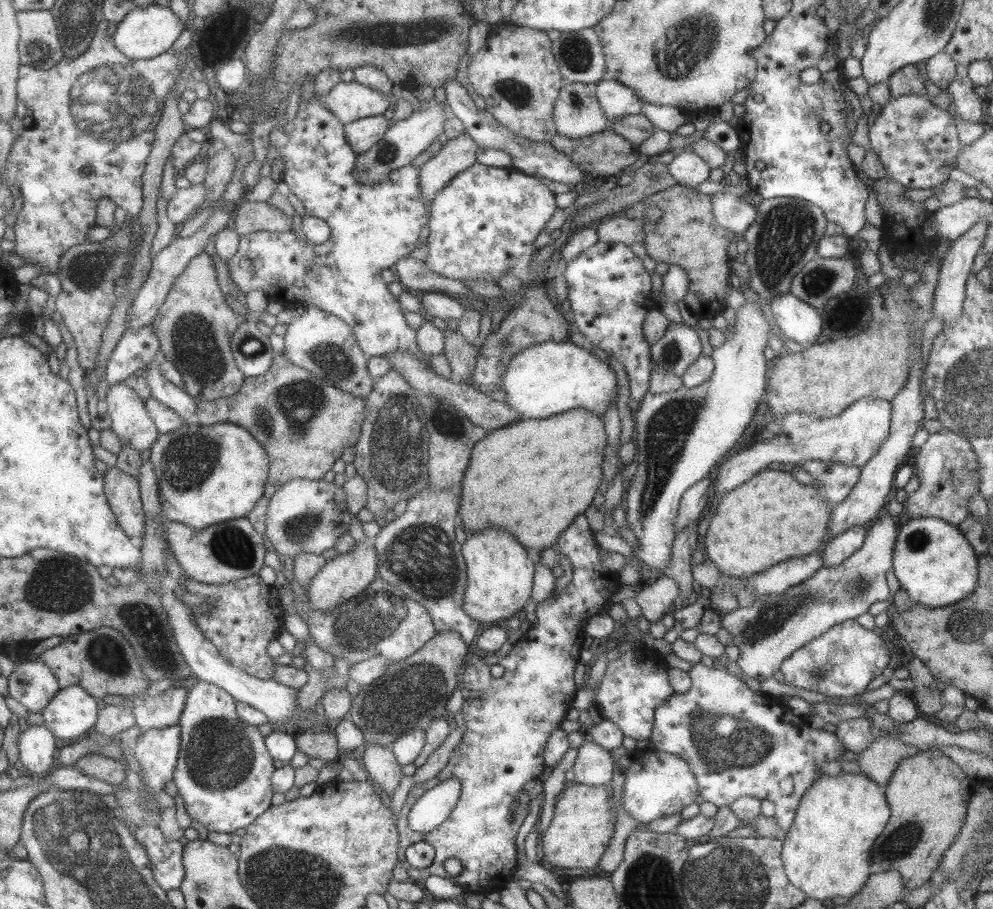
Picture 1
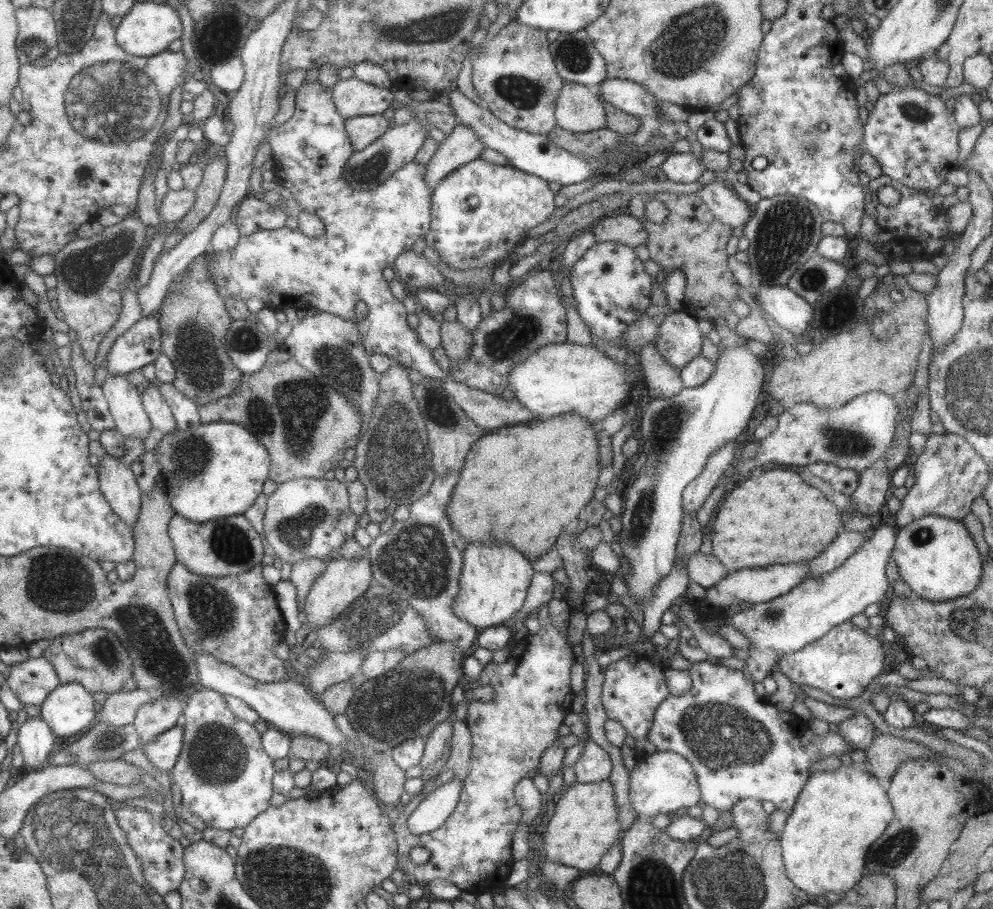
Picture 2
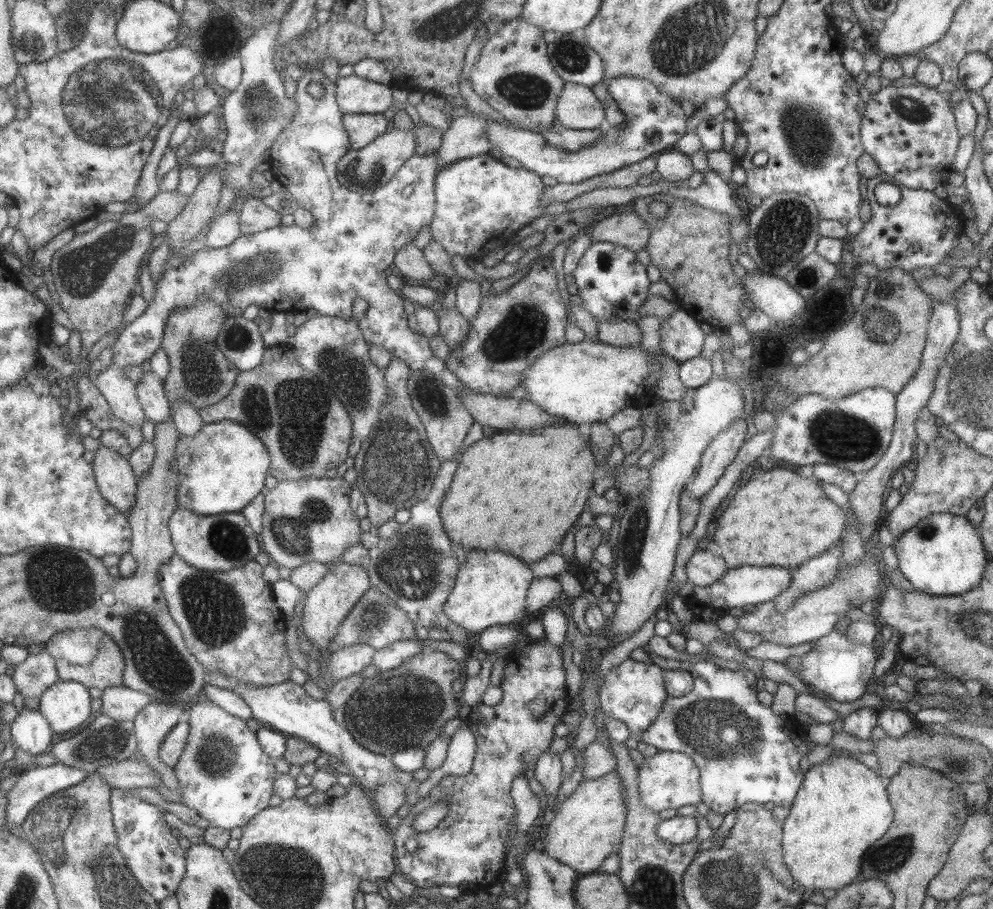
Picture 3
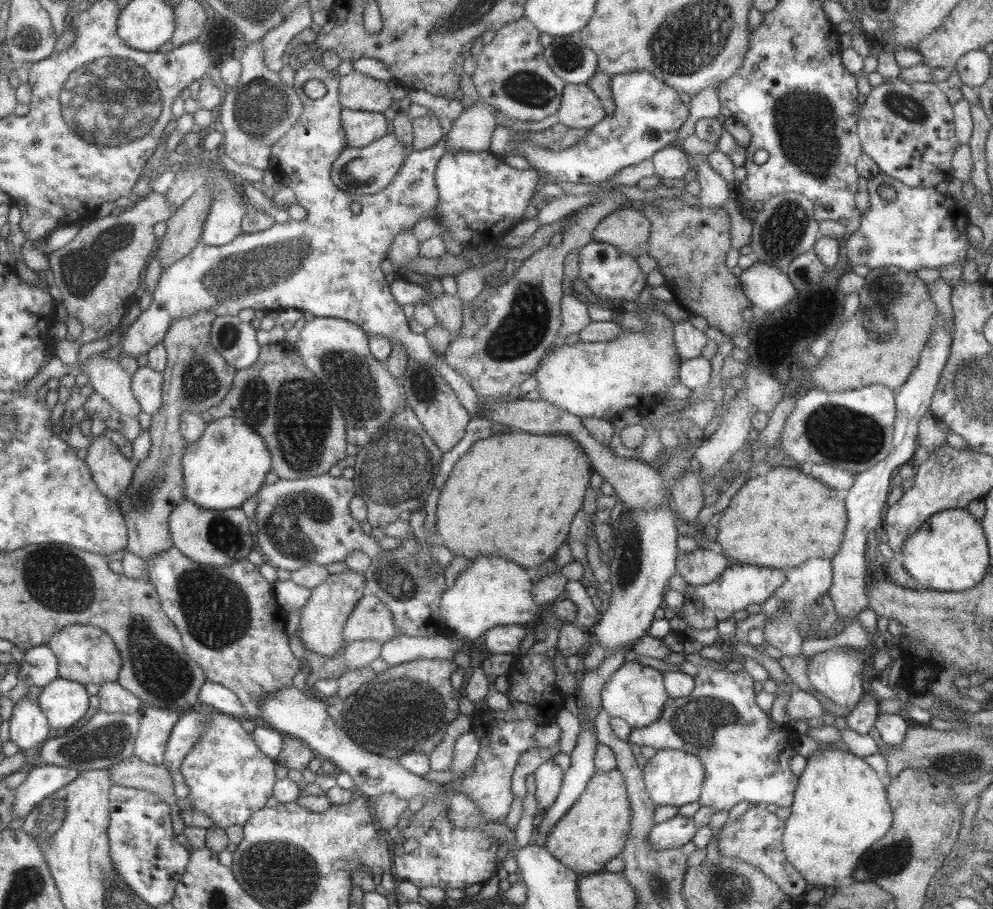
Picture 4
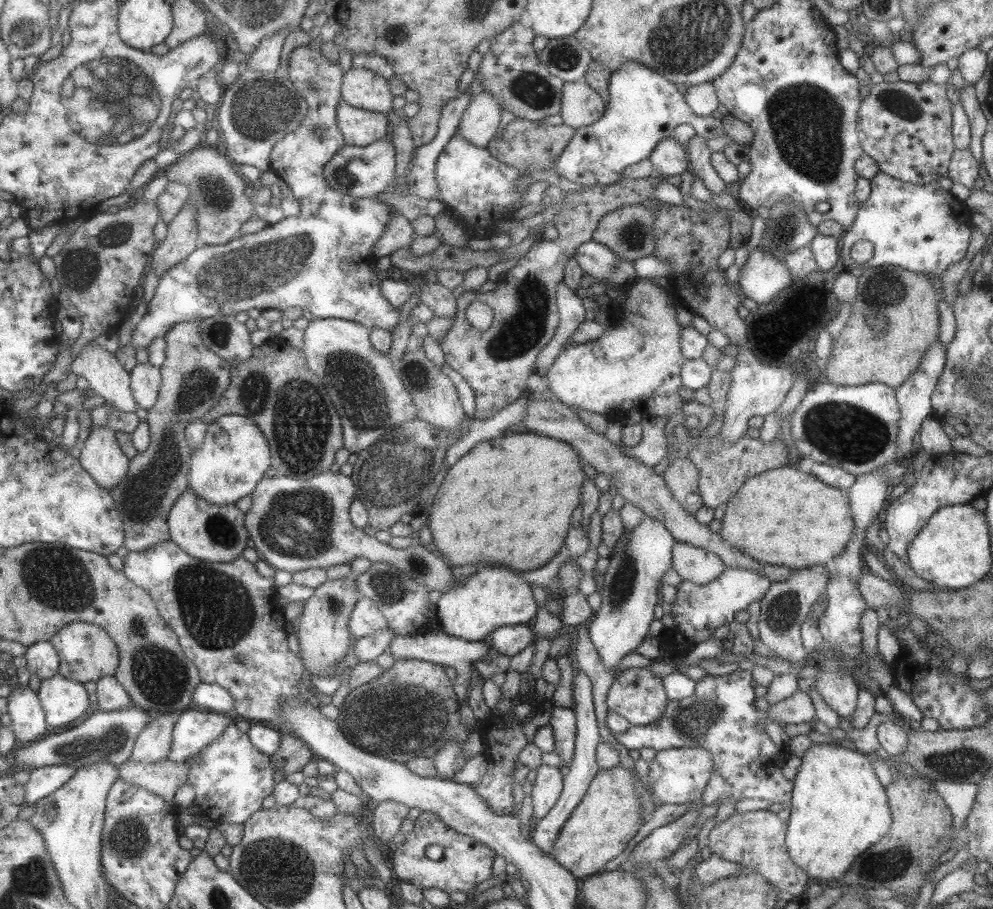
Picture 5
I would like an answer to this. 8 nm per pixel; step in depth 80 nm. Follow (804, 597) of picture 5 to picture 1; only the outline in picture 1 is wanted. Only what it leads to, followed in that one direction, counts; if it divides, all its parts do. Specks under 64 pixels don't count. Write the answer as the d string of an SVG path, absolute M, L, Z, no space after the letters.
M858 525L834 536L822 548L820 554L822 566L827 568L837 566L863 544L865 535L864 526Z

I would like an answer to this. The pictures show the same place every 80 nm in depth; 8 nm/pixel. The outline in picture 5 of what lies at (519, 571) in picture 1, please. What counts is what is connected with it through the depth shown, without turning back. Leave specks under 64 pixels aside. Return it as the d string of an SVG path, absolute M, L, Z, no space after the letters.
M485 566L473 575L462 578L433 605L433 615L441 630L449 636L479 641L499 626L525 625L535 615L535 601L531 587L517 575L517 570L506 566Z

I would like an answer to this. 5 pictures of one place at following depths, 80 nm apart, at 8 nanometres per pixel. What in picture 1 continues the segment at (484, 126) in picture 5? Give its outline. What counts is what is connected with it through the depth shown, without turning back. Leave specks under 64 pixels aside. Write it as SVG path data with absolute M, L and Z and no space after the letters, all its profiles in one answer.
M463 133L447 139L445 144L419 169L419 192L425 204L430 204L433 197L443 186L449 184L452 176L469 168L476 161L478 146L473 139Z

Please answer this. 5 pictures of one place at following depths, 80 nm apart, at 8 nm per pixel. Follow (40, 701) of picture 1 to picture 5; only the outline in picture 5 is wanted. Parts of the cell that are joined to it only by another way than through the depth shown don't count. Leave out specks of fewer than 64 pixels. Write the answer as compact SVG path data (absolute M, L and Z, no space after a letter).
M39 641L26 647L23 657L28 672L35 673L40 680L51 678L58 673L59 658L49 641Z

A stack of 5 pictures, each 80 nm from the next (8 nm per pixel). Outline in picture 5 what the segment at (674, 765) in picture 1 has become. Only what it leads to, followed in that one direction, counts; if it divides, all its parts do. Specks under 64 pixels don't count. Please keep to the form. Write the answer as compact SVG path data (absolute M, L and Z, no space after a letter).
M701 747L668 748L656 751L648 763L648 783L654 795L663 803L685 804L699 801L712 775L712 754Z

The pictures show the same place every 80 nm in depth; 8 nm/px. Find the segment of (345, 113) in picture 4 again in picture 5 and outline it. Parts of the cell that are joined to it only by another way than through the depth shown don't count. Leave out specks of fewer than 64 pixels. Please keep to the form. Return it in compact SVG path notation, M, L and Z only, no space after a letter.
M341 98L336 106L335 122L344 144L353 146L367 146L385 138L391 124L386 114L351 106Z

